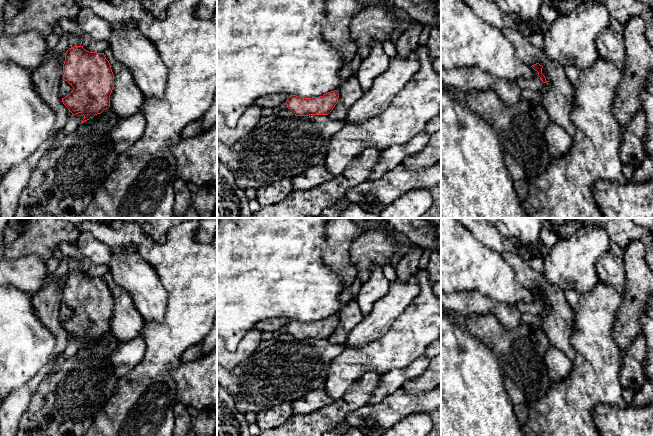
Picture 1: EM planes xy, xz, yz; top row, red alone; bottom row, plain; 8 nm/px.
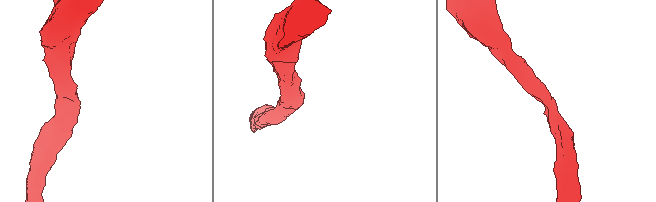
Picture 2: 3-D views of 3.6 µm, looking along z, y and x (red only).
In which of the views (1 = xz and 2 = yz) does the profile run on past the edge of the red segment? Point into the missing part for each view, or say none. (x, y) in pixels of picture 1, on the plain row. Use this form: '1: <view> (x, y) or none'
1: none
2: none

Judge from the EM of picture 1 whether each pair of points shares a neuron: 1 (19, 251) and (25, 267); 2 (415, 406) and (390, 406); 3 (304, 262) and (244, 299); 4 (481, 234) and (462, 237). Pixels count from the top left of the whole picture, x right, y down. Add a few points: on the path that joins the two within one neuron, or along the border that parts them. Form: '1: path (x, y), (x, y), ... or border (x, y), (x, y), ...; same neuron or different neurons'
1: border (10, 258), (36, 254), (44, 262); different neurons
2: path (409, 406), (396, 406); same neuron
3: path (289, 262), (281, 262), (259, 284); same neuron
4: border (466, 228), (482, 243), (492, 249); different neurons

